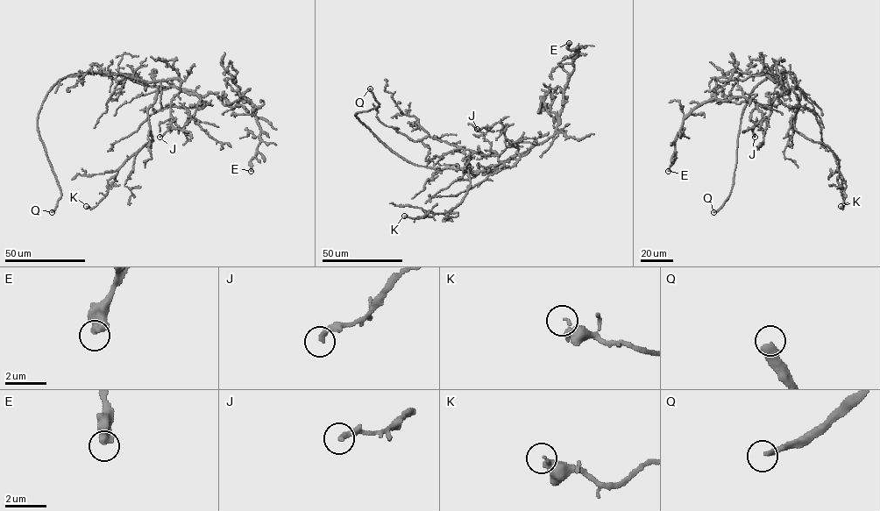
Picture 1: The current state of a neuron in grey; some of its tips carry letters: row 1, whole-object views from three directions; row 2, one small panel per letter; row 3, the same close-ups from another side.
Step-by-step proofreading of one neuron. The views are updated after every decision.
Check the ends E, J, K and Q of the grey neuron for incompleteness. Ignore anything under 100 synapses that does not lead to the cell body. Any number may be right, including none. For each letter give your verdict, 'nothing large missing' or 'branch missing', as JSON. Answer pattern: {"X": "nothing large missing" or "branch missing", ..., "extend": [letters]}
{"E": "nothing large missing", "J": "nothing large missing", "K": "nothing large missing", "Q": "branch missing", "extend": ["Q"]}

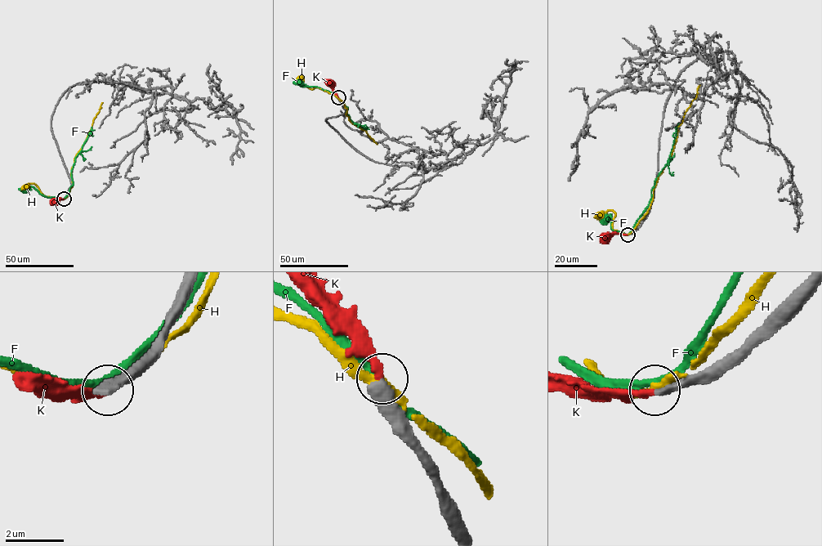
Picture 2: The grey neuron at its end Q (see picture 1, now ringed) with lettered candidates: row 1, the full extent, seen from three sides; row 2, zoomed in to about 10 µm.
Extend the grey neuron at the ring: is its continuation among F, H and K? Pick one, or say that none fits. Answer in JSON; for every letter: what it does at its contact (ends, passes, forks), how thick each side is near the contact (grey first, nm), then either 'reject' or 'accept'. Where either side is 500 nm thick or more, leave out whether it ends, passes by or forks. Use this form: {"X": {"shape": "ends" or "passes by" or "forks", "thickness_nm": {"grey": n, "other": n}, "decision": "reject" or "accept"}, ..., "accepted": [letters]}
{"F": {"shape": "passes by", "thickness_nm": {"grey": 480, "other": 240}, "decision": "reject"}, "H": {"thickness_nm": {"grey": 500, "other": 240}, "decision": "reject"}, "K": {"shape": "ends", "thickness_nm": {"grey": 400, "other": 240}, "decision": "accept"}, "accepted": ["K"]}

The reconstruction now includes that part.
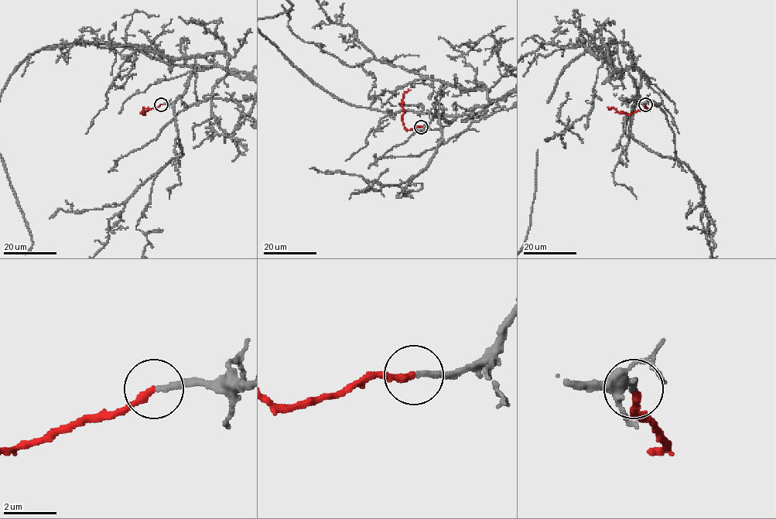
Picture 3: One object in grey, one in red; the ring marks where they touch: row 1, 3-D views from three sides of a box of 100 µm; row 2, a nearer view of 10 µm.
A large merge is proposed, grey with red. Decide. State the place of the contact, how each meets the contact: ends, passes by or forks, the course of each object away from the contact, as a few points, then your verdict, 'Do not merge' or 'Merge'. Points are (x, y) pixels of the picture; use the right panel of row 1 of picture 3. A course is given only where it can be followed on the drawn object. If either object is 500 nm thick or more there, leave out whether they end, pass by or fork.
Place: (645, 104). At the ring grey ends. At the ring red ends. Course of red: (645, 104), (647, 110), (630, 114), (618, 112), (612, 107), (609, 109). Merge

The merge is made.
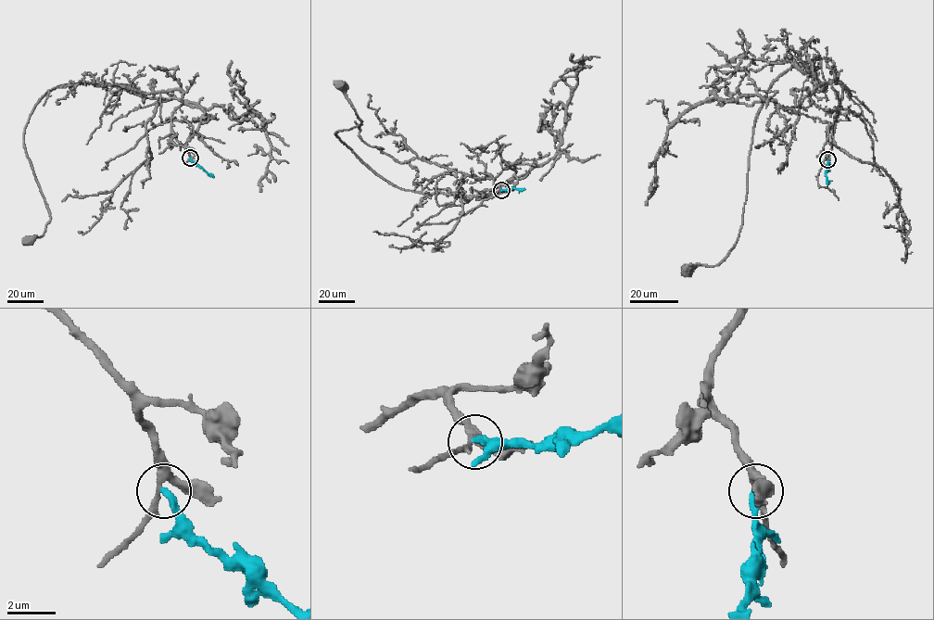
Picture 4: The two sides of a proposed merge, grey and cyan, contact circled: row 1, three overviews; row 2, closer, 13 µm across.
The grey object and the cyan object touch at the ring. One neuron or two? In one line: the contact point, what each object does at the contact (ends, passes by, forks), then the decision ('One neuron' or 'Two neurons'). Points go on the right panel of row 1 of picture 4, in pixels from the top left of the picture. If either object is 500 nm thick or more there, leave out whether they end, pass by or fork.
Place: (827, 159). At the ring grey forks. At the ring cyan ends. Two neurons

